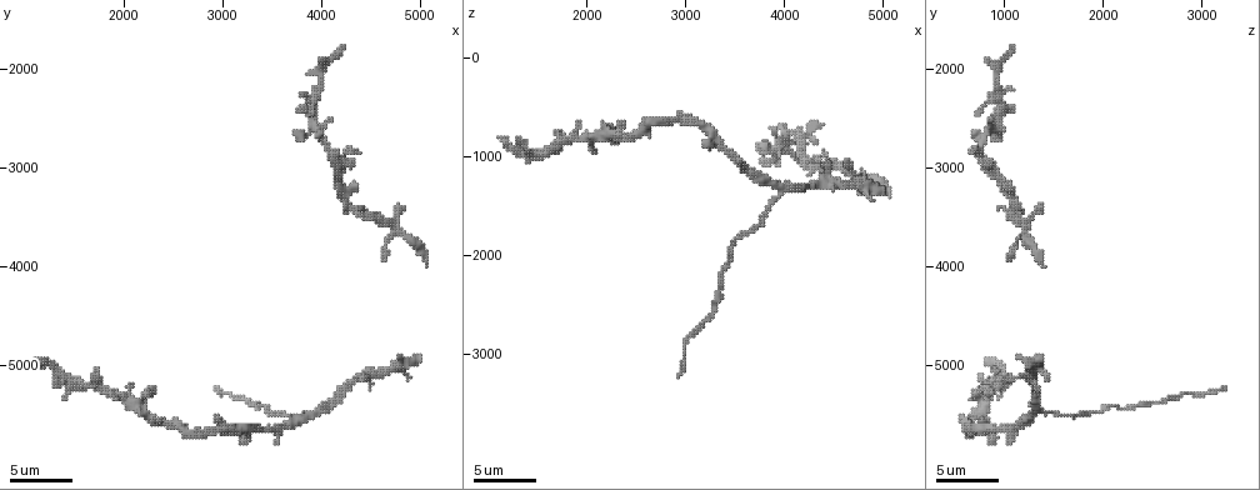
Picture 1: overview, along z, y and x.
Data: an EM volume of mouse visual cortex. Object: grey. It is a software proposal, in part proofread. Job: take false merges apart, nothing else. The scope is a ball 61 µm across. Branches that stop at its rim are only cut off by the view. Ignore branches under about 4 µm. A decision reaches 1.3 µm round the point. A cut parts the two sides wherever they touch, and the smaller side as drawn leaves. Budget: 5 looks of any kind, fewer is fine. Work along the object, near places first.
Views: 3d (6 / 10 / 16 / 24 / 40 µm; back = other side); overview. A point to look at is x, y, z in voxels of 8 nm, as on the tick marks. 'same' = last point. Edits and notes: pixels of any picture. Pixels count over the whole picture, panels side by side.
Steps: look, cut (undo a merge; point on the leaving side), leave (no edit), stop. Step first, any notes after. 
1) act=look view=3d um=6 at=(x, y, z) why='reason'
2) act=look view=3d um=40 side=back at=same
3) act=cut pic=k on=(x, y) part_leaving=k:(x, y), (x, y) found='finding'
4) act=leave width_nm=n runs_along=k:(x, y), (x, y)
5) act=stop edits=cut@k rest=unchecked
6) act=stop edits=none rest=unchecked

act=look view=3d um=16 at=(3960, 5460, 1340) why='small branch off a trunk'

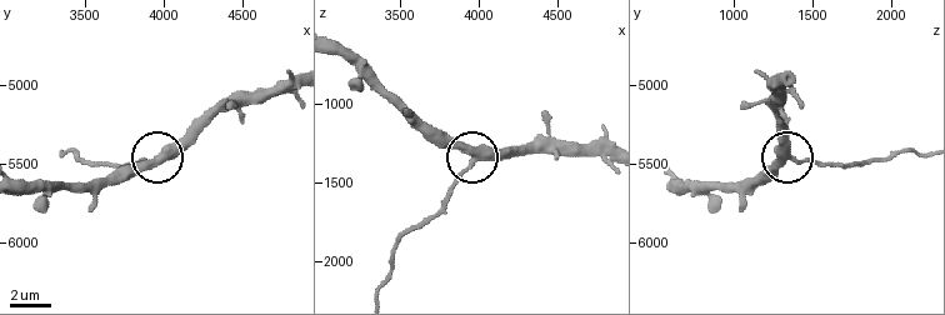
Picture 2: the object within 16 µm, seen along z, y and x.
act=cut pic=2 on=(449, 195) width_nm=370 part_leaving=2:(800, 160), (859, 165), (910, 150), (920, 153) found='a second neuron is stuck on'

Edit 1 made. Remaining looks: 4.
act=look view=overview

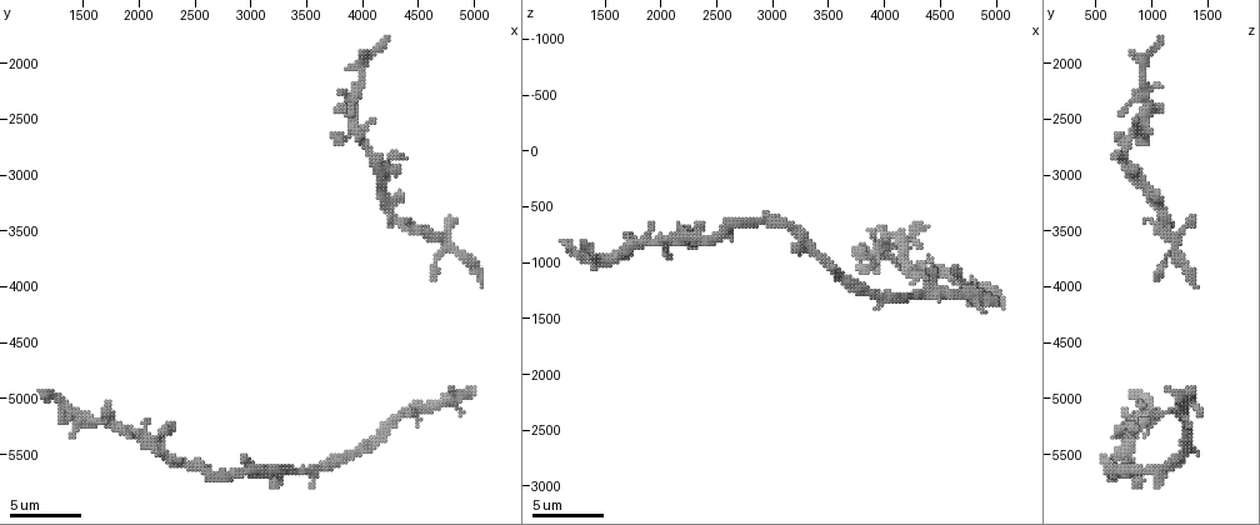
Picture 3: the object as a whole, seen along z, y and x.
act=look view=3d um=16 at=(2980, 5660, 640) why='three arms meet'

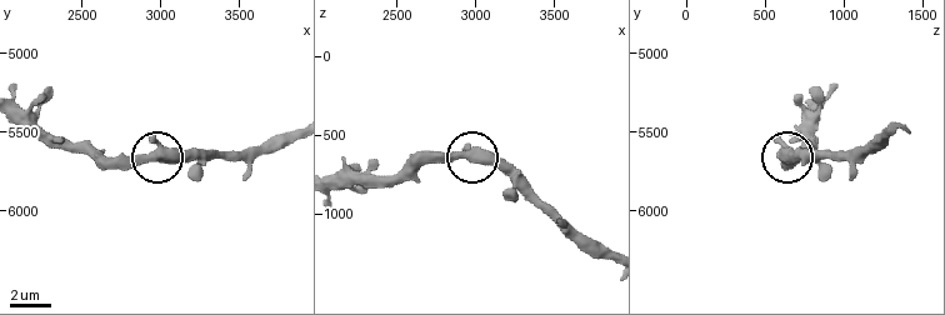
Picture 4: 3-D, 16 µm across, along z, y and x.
act=look view=3d um=16 side=back at=(2980, 5660, 660)

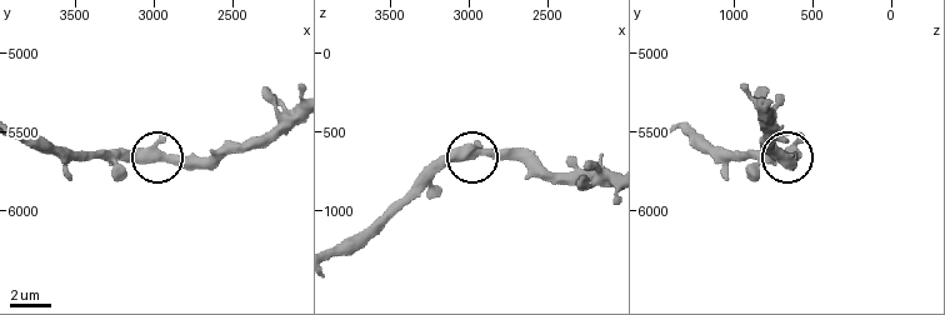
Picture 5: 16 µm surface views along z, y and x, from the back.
act=leave arms=3 runs_along=5:(335, 249), (385, 225), (450, 161), (535, 155) found='all the same neuron'

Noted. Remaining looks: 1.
act=stop edits=cut@2 rest=unchecked

